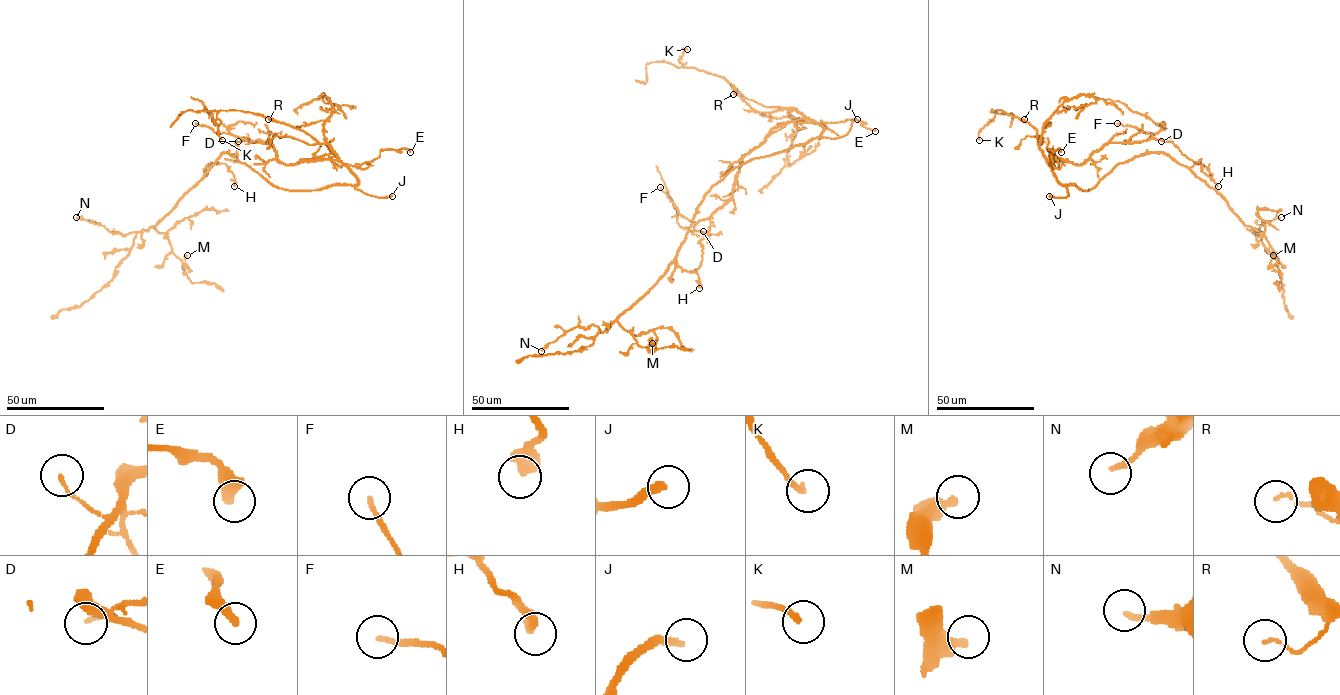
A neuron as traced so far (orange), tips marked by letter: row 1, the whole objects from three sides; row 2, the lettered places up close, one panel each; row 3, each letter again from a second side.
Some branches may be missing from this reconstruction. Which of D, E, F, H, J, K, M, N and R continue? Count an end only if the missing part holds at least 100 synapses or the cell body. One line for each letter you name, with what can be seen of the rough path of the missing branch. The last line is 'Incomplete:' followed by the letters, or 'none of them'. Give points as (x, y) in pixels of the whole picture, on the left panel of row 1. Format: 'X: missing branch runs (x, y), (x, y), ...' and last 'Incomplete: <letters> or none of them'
J: missing branch runs (392, 196), (397, 194), (399, 186), (421, 182), (423, 174)
Incomplete: J

